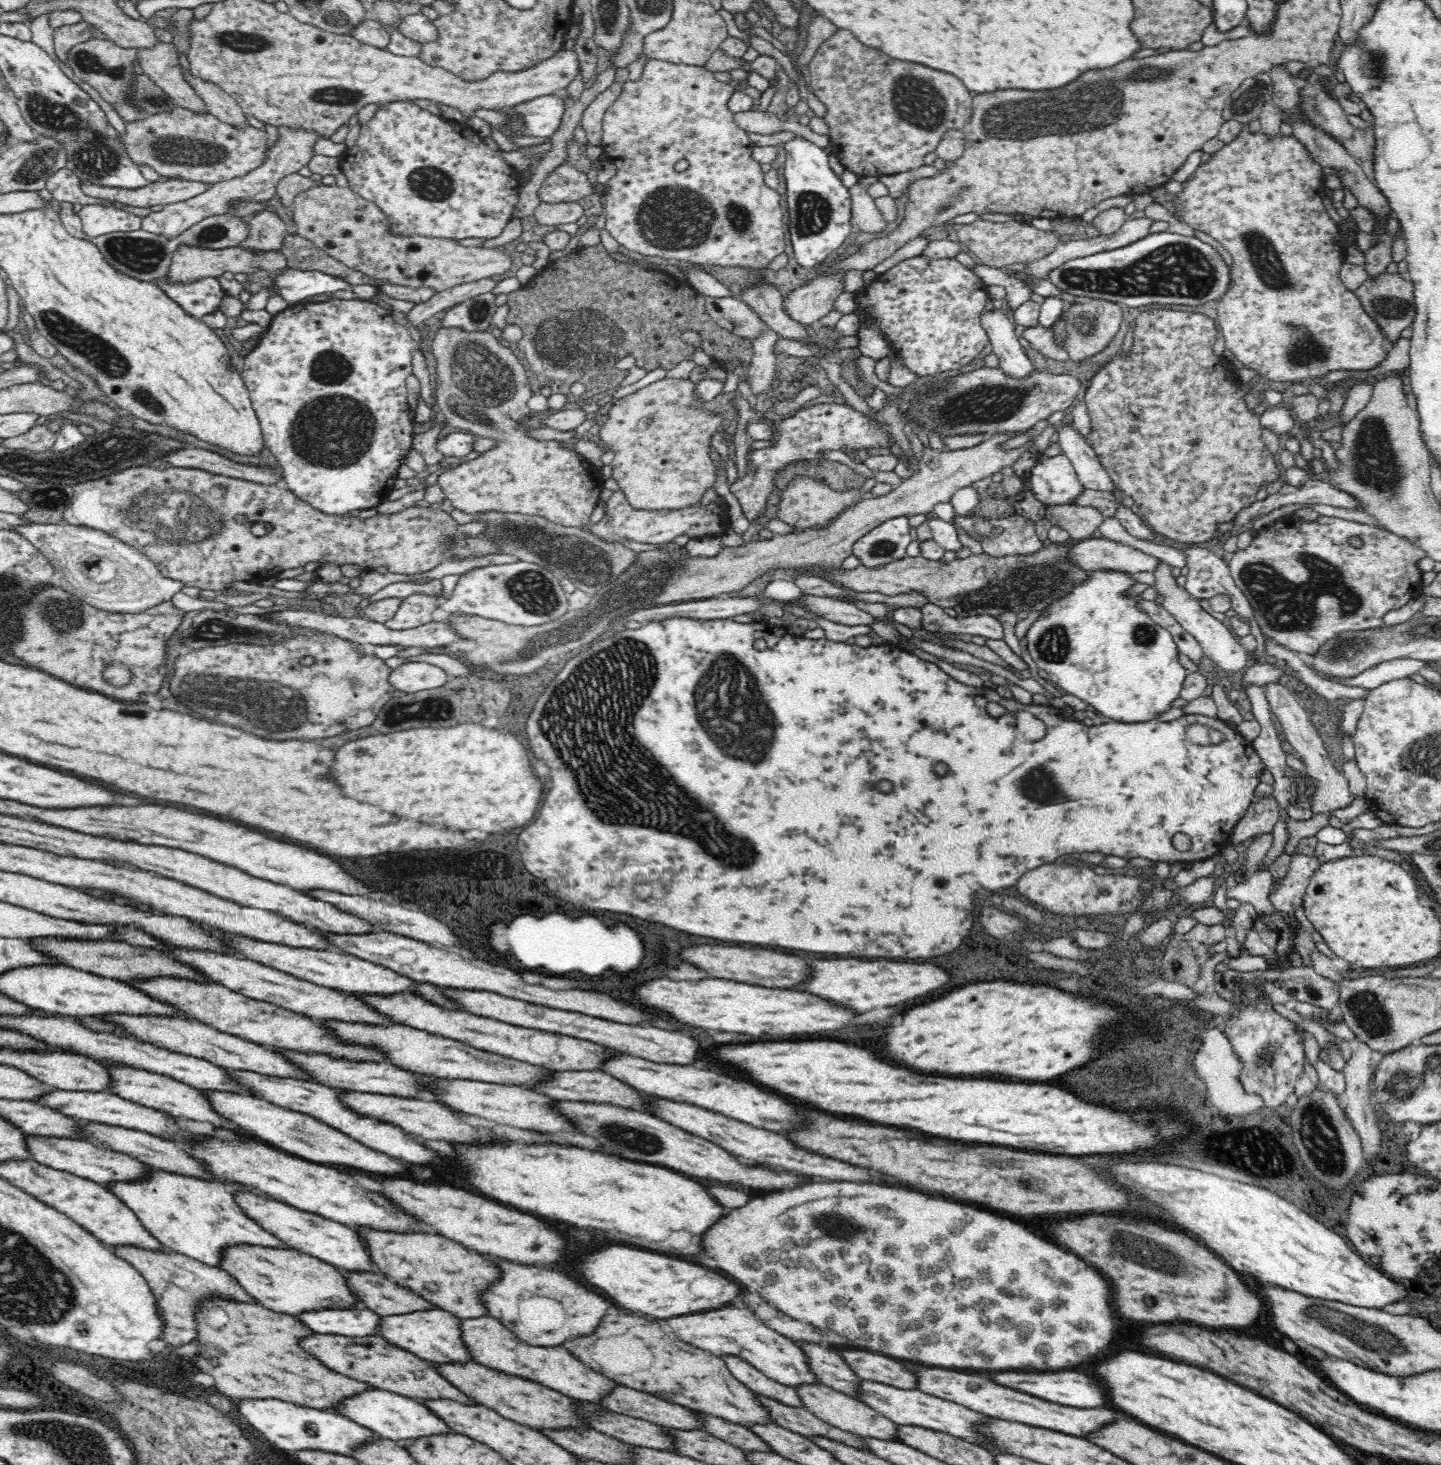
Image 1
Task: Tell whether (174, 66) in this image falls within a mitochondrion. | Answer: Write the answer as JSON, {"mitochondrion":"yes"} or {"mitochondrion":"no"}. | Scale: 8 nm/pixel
{"mitochondrion":"no"}

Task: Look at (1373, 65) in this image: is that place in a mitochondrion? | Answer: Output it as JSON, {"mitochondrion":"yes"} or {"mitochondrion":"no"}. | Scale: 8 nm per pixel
{"mitochondrion":"yes"}

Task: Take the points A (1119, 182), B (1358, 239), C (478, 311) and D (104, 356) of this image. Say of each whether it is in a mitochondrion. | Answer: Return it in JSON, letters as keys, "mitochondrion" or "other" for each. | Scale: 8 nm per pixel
{"A":"other","B":"other","C":"mitochondrion","D":"mitochondrion"}

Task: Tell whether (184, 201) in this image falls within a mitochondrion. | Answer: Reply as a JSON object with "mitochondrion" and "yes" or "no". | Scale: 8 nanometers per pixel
{"mitochondrion":"no"}

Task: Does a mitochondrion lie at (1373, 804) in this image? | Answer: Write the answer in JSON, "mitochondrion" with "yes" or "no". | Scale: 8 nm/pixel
{"mitochondrion":"no"}

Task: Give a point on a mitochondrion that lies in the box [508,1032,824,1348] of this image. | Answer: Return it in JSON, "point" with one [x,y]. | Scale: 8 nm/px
{"point":[632,1139]}

